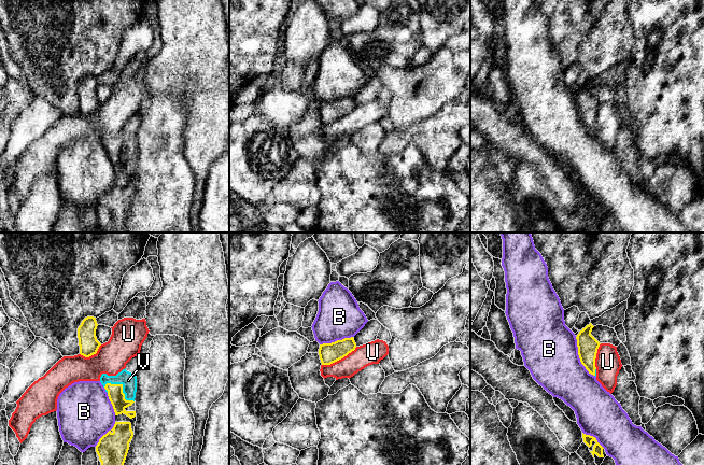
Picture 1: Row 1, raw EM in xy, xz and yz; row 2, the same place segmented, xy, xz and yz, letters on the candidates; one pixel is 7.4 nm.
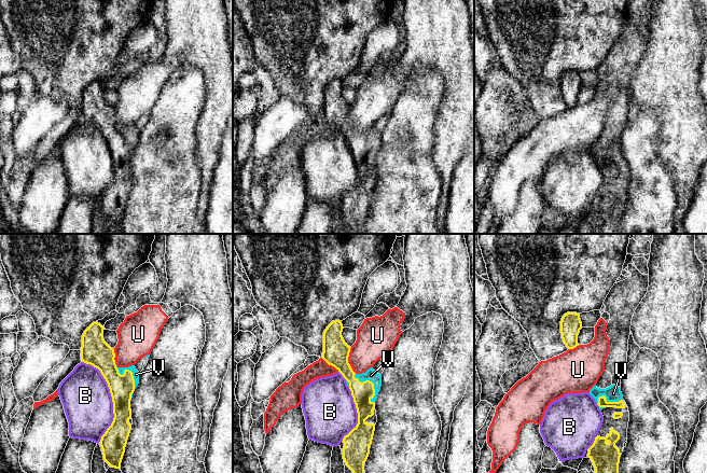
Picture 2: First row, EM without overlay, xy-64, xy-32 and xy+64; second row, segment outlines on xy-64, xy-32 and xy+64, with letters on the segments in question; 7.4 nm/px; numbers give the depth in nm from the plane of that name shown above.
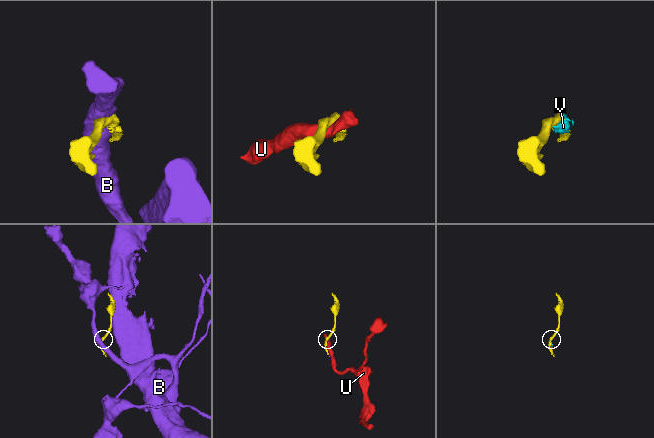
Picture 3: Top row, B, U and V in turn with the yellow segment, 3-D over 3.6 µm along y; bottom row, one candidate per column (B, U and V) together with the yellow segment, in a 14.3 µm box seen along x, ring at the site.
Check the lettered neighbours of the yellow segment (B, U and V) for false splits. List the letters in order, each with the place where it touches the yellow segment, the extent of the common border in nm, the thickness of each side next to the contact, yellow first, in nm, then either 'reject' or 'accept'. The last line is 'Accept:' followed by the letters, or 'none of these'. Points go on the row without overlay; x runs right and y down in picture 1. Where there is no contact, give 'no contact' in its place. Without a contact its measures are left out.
B: meets yellow in yz at (579, 116); contact 320 nm long; 150 nm thick on the yellow side, 420 nm on the other; reject
U: meets yellow in xz at (339, 117); contact 300 nm long; 150 nm thick on the yellow side, 160 nm on the other; reject
V: meets yellow in xy at (122, 146); contact 260 nm long; 120 nm thick on the yellow side, 120 nm on the other; accept
Accept: V

